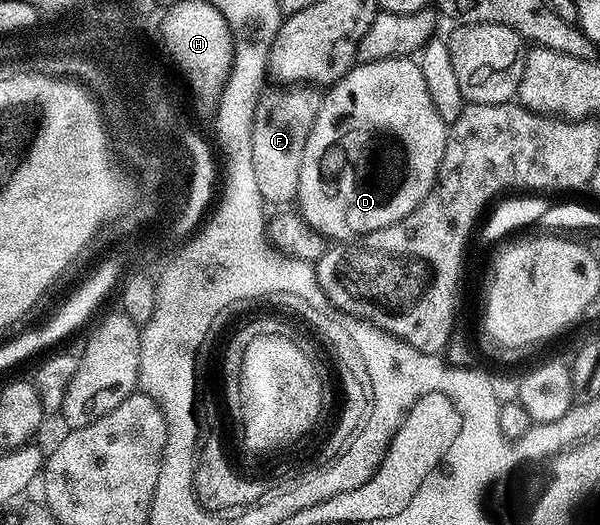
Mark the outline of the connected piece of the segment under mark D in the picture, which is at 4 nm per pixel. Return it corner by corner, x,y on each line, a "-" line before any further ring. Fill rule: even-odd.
397,57
394,61
372,61
352,68
324,96
317,123
309,135
299,176
298,212
320,237
332,237
335,243
347,243
339,241
350,237
362,239
401,223
421,207
438,183
448,136
449,126
437,115
433,99
429,99
429,87
425,87
418,60

